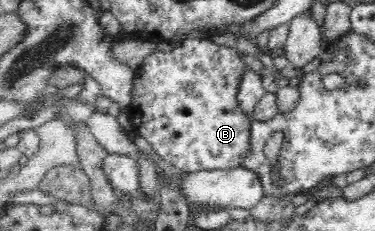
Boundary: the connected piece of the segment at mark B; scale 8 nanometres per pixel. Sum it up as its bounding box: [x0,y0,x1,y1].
[127,37,253,173]

